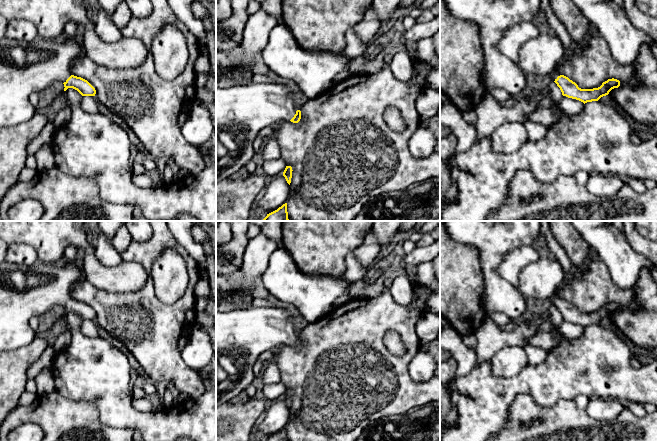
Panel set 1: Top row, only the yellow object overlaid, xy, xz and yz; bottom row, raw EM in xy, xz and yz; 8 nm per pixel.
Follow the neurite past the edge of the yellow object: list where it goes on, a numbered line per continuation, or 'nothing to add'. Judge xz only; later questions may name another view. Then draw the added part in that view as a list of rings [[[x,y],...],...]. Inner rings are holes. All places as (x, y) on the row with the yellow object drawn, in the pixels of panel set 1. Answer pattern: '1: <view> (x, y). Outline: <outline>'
1: xz (260, 104). Outline: [[[253,81],[246,85],[236,85],[227,88],[216,88],[216,127],[227,131],[237,131],[242,128],[243,146],[238,157],[229,167],[224,167],[216,174],[216,184],[232,177],[239,169],[252,161],[254,156],[253,142],[257,134],[266,127],[290,121],[296,114],[293,92],[286,84],[272,81]]]

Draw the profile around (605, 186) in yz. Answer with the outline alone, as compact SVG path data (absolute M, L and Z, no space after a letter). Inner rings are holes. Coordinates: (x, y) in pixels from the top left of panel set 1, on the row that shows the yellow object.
M590 175L585 186L594 195L609 198L622 188L625 180L615 175Z

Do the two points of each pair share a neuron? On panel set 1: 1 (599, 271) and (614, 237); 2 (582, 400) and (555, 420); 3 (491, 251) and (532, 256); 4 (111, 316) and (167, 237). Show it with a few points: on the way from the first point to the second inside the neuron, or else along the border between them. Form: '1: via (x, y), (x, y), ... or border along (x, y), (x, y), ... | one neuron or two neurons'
1: border along (598, 255), (614, 283) | two neurons
2: border along (572, 399), (580, 408), (584, 409) | two neurons
3: border along (530, 245), (510, 251), (498, 266), (497, 273) | two neurons
4: via (133, 303), (149, 286), (148, 259) | one neuron

